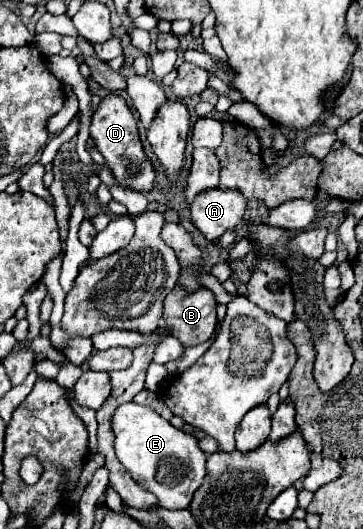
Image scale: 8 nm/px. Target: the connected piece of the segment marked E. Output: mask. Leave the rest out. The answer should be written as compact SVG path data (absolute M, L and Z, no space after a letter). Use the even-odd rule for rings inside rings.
M131 401L131 403L123 403L123 405L119 405L119 407L115 409L115 413L113 413L113 417L111 417L111 427L113 427L113 433L115 433L115 453L117 453L117 459L119 459L121 465L131 473L131 477L133 477L143 489L151 491L151 493L159 499L159 505L161 505L161 507L165 507L165 509L189 509L189 503L191 503L191 499L193 499L193 493L199 489L199 485L203 483L203 477L205 477L205 459L207 459L207 455L199 449L197 439L191 437L191 435L187 435L187 433L183 433L181 429L175 429L169 421L161 419L153 409L149 409L149 407L145 407L145 405L137 405L137 403L133 403L133 401Z

